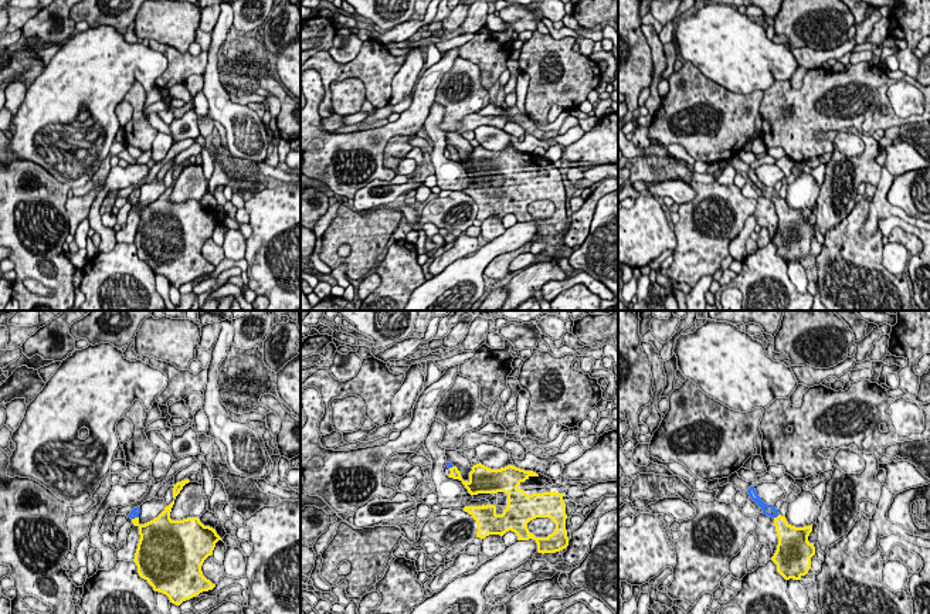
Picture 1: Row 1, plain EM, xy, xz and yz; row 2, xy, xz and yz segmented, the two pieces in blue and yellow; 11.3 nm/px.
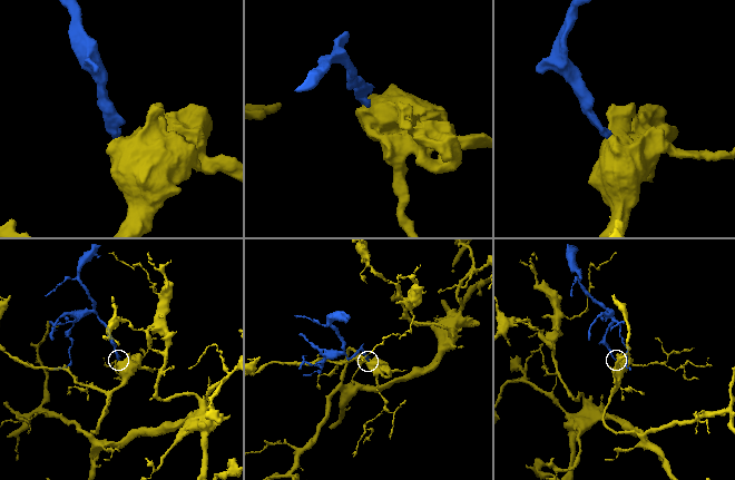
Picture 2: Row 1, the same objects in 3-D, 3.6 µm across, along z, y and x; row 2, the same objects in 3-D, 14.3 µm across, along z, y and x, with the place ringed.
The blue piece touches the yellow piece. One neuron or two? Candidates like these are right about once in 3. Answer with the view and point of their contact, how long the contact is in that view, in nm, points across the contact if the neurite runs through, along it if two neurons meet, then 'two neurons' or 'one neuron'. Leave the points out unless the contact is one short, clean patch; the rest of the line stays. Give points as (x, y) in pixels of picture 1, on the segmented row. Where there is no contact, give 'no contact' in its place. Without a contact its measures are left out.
meets blue in yz at (776, 516); contact 100 nm long; runs through yz (770, 511), (776, 516), (787, 535); one neuron

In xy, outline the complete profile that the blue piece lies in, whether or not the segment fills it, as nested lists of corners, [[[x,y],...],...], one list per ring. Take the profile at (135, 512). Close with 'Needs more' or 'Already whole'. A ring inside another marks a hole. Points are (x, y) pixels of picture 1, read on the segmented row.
[[[174,501],[145,525],[139,523],[139,506],[128,516],[140,535],[133,559],[139,576],[155,591],[166,594],[170,603],[180,605],[215,587],[203,576],[201,566],[213,554],[215,543],[223,539],[198,518],[172,520],[173,505]]]. Needs more

